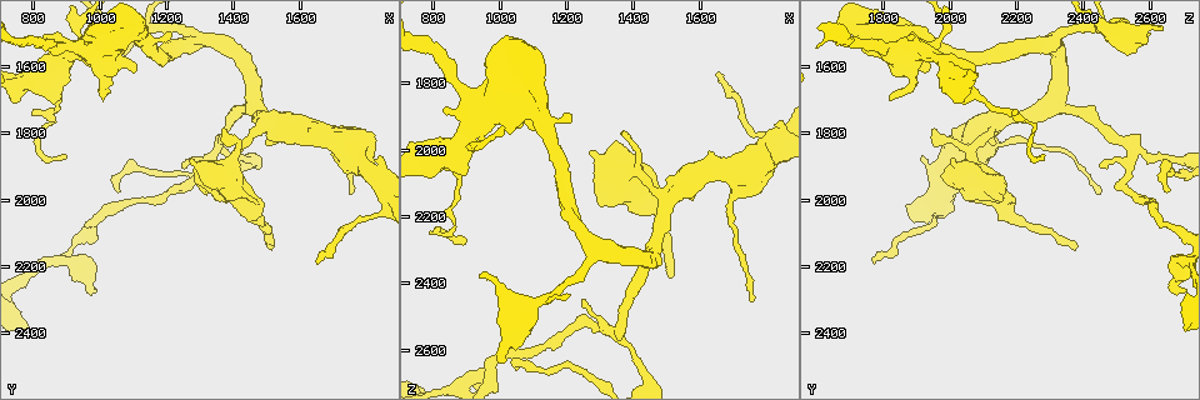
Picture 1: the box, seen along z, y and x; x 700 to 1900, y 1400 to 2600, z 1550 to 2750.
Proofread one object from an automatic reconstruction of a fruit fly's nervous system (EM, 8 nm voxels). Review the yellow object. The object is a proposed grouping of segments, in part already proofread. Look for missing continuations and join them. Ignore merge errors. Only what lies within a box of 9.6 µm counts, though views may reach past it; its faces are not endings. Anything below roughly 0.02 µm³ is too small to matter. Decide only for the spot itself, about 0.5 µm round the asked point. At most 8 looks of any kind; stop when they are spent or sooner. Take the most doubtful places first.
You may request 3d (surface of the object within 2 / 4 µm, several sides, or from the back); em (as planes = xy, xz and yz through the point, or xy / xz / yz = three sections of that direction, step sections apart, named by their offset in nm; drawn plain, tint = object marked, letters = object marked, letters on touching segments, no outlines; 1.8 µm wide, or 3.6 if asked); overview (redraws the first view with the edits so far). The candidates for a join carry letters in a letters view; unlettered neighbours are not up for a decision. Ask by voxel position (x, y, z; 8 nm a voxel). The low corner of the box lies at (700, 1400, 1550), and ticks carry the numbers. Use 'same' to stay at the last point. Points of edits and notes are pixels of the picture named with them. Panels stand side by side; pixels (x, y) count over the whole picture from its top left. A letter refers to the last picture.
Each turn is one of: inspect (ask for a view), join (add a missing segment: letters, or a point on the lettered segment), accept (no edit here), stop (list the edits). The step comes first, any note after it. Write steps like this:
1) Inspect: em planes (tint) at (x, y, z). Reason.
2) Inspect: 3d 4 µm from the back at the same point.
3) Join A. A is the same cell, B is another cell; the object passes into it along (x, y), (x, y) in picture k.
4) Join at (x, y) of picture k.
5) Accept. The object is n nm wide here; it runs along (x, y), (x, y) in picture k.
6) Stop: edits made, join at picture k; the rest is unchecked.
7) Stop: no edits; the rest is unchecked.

Inspect: 3d 2 µm at (1060, 1980, 2640). Tapers out.

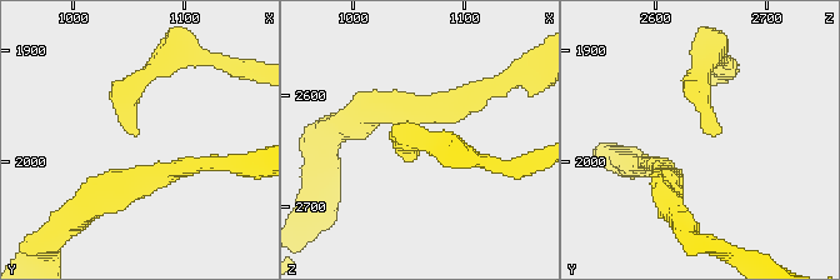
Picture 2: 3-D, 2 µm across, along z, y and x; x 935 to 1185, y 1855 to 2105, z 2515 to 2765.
Inspect: em xz step 16 (letters) at (1058, 1972, 2644).

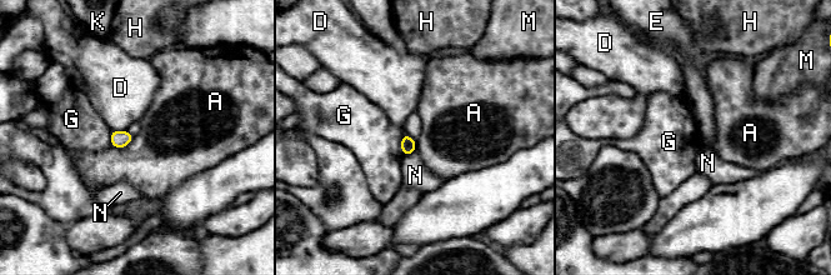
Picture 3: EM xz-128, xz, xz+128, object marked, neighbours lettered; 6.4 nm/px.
Accept. The longest contact is with A, 170 nm; A, D, E, G, H, K, M and N are other cells; none of them fits.

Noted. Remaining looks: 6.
Inspect: em xz step 4 (tint) at (940, 1520, 1980).

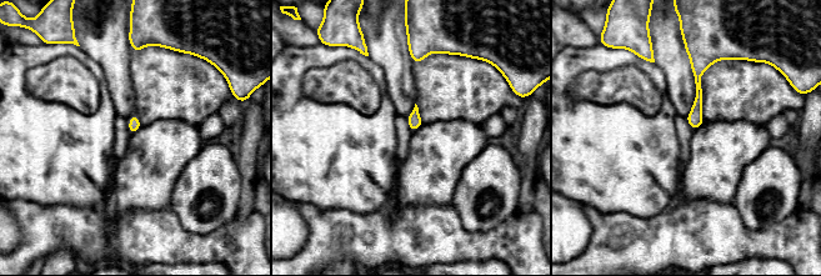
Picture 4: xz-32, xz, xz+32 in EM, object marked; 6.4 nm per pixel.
Inspect: em xz step 4 (letters) at the same point. See the neighbours.

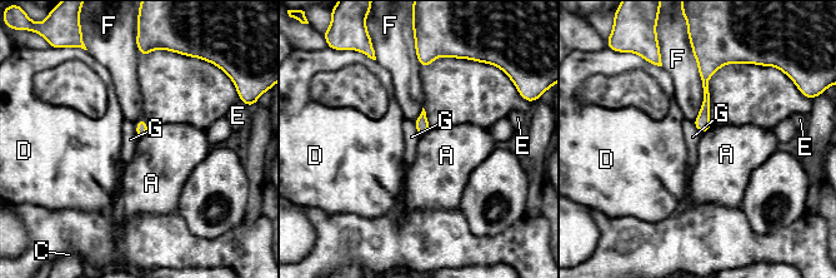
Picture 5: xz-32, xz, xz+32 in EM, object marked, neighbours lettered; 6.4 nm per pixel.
Accept. The object is 80 nm wide here; A, C, D, E, F and G are other cells; a border runs along (149, 129), (139, 139) in picture 5; no lettered segment goes on from it.

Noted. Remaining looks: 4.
Inspect: em planes (letters) at (1010, 1480, 2630). Thick end.

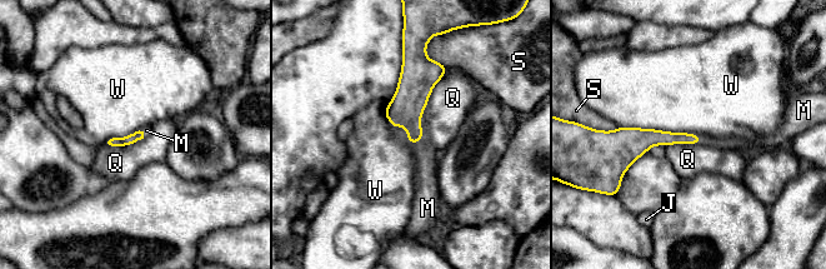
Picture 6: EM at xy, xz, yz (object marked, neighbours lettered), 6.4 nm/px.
Join at (425, 178) of picture 6. The longest contact is with W, 550 nm; M is the same cell, J, Q, S and W are other cells; the object passes into it along (405, 109), (417, 142), (425, 178) in picture 6; it goes on there.

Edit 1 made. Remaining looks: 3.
Stop: edits made, join at picture 6; the rest is unchecked.

